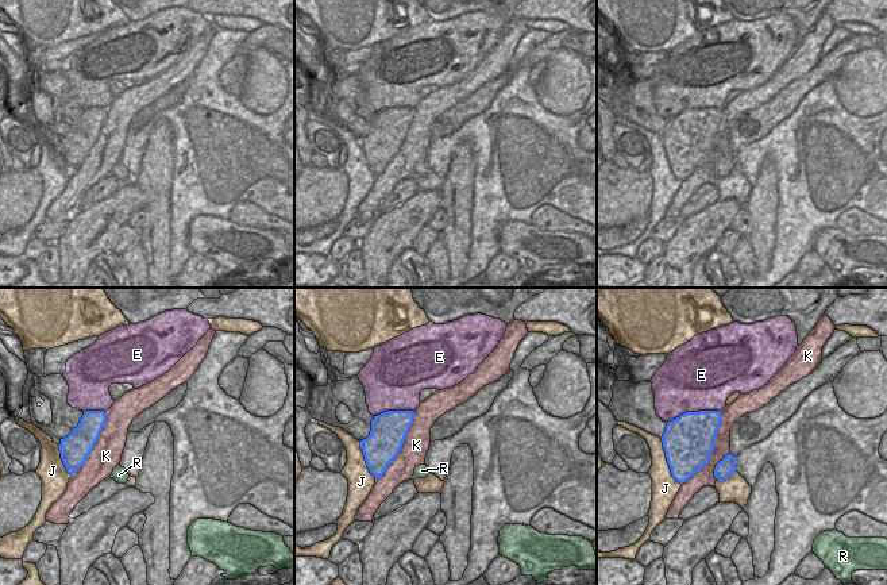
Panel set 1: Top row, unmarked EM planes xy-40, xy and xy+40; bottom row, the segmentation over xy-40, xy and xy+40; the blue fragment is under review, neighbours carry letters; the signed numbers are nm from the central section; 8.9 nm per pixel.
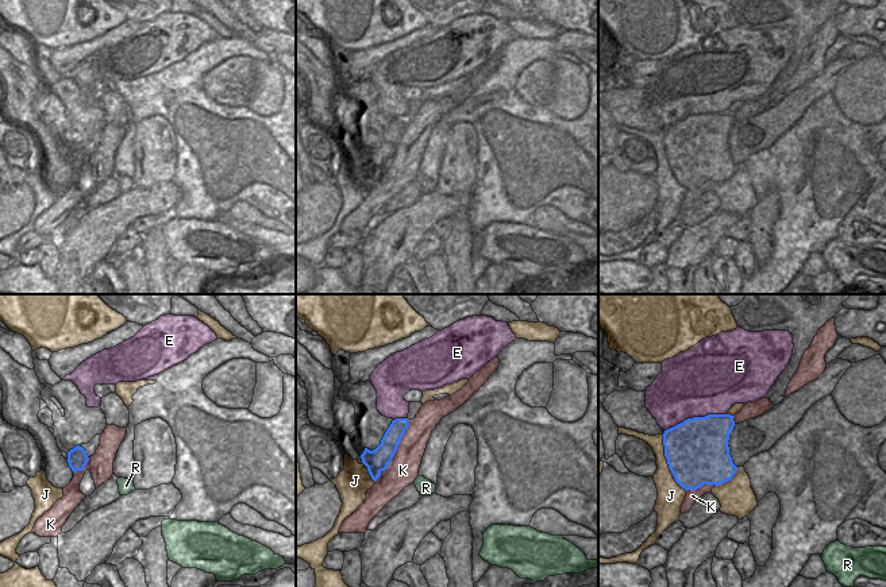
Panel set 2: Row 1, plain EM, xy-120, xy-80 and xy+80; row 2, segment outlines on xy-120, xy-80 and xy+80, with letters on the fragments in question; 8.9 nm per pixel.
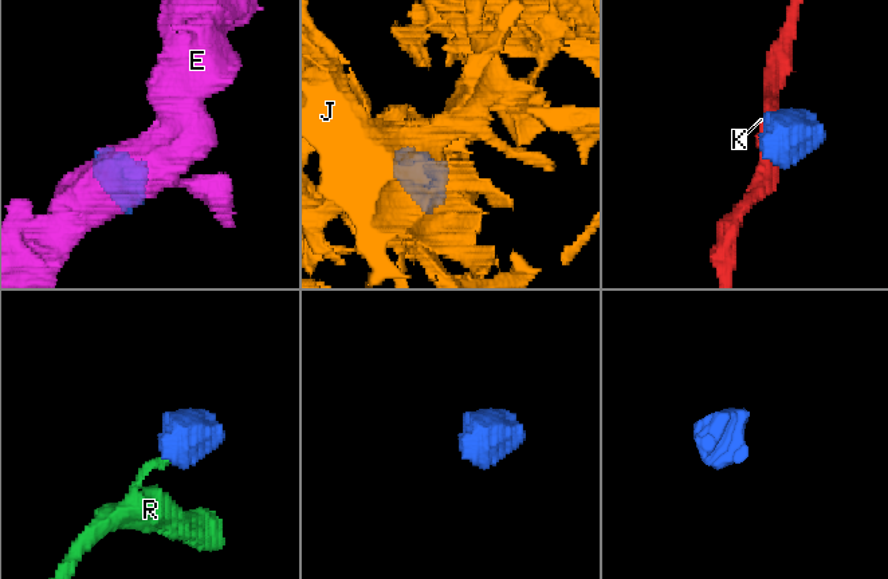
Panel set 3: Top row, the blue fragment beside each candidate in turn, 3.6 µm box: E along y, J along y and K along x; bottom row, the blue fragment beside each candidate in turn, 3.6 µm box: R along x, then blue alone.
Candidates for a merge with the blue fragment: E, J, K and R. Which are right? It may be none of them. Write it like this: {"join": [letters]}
{"join": ["R"]}

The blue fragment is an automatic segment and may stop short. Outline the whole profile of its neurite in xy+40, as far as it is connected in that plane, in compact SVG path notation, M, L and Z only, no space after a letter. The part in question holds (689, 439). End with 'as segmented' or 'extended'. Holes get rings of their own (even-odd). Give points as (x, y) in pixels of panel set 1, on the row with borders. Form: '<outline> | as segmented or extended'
M720 411L686 412L667 423L662 442L678 482L686 482L707 465L720 424Z | as segmented

